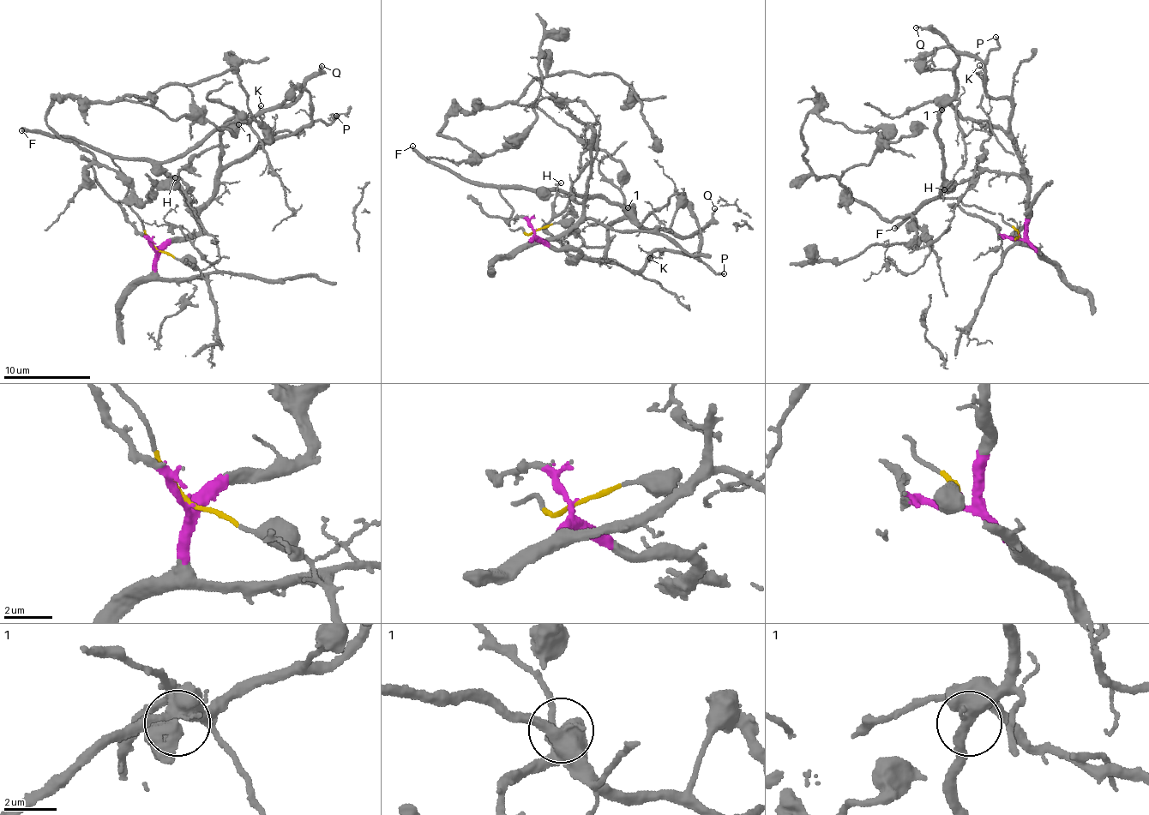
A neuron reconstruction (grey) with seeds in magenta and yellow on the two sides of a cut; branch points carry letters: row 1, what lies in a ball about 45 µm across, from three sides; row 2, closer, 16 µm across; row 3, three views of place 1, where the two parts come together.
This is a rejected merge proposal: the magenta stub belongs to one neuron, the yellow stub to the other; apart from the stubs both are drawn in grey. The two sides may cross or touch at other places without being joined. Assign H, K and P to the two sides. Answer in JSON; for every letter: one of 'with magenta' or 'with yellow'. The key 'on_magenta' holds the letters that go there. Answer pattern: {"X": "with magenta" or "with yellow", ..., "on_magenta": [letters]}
{"H": "with magenta", "K": "with magenta", "P": "with magenta", "on_magenta": ["H", "K", "P"]}

